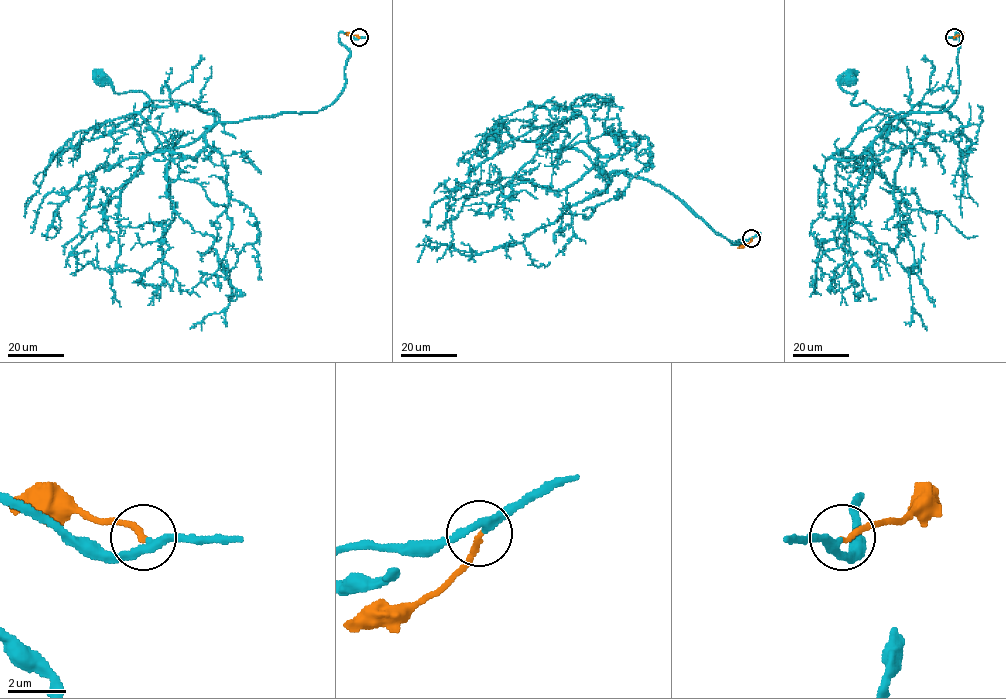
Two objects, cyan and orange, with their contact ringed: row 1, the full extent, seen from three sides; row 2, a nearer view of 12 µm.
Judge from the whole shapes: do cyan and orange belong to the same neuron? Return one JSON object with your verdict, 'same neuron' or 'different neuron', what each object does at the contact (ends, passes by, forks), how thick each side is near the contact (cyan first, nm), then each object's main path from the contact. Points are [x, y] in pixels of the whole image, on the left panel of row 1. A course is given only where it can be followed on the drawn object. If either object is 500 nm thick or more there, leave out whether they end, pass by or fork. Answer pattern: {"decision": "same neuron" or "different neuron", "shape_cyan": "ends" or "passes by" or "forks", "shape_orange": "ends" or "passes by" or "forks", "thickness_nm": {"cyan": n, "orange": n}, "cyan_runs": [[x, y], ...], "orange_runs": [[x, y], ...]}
{"decision": "same neuron", "shape_cyan": "passes by", "shape_orange": "ends", "thickness_nm": {"cyan": 260, "orange": 180}, "cyan_runs": [[359, 37], [338, 33], [350, 57], [329, 105], [218, 122], [197, 160], [158, 150], [84, 174], [44, 236]], "orange_runs": [[359, 37], [346, 33]]}

